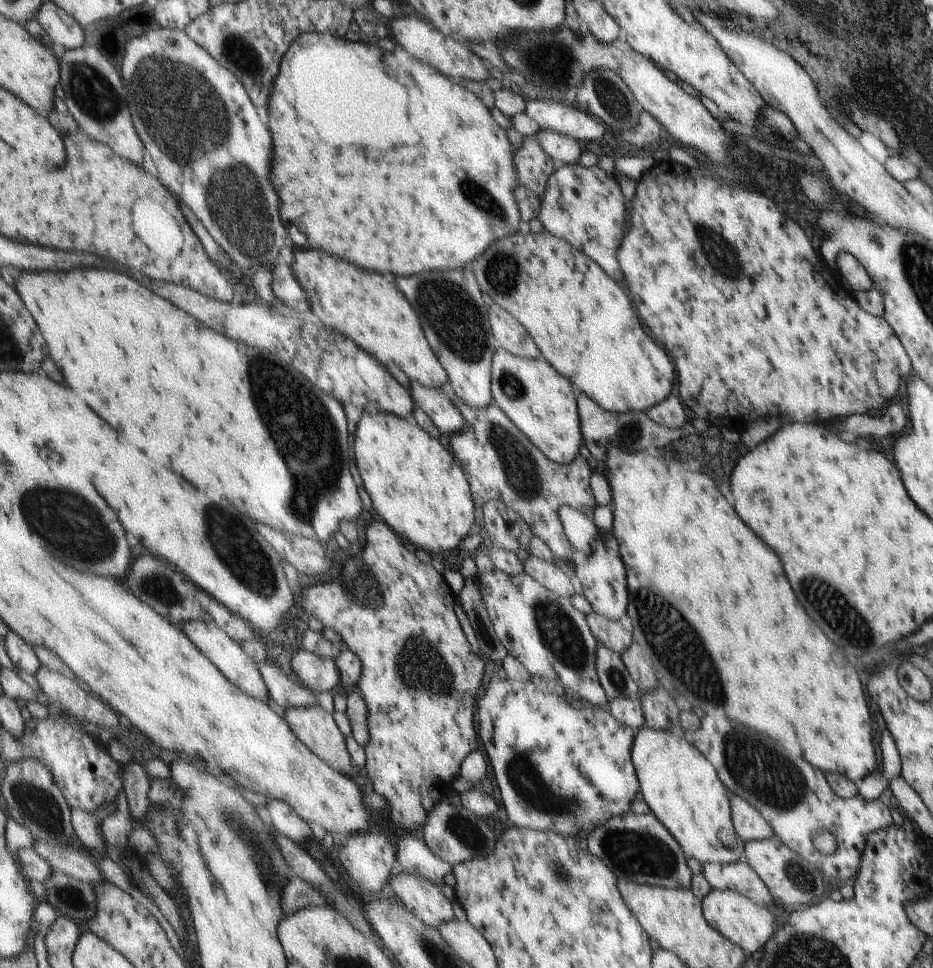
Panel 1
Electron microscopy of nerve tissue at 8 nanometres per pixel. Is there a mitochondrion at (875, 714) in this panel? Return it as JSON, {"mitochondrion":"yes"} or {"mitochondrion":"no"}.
{"mitochondrion":"no"}

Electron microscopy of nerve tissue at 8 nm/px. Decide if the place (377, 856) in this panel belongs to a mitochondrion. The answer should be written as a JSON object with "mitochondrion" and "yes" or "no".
{"mitochondrion":"no"}

